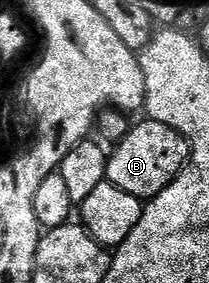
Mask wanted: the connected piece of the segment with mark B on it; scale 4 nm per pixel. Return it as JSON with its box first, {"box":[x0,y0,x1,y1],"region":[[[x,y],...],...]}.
{"box":[106,120,191,202],"region":[[[156,120],[144,121],[131,127],[127,135],[116,145],[106,164],[107,181],[146,202],[162,193],[189,163],[191,141],[172,127]]]}

